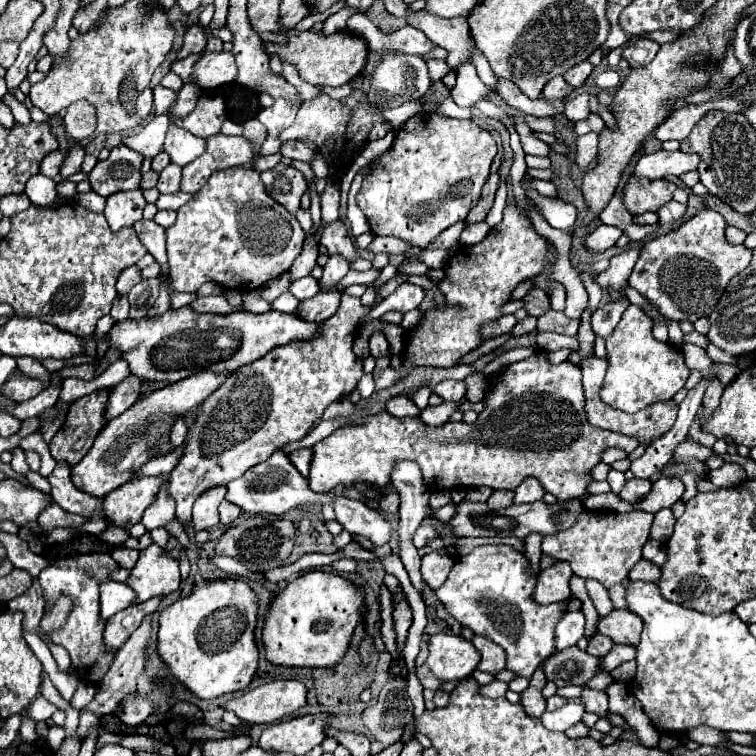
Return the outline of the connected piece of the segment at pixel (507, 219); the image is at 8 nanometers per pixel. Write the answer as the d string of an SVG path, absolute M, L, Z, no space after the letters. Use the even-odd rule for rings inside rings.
M528 200L522 208L518 202L508 202L504 208L504 218L492 232L474 246L460 246L444 264L444 278L436 282L438 290L444 296L444 304L434 302L434 292L424 288L426 296L418 310L422 312L418 324L408 330L406 346L402 352L402 370L394 370L388 366L384 372L374 374L374 394L380 390L404 380L418 366L434 366L434 368L452 368L460 364L462 356L476 350L482 338L482 326L486 322L498 320L502 316L500 308L512 298L512 290L534 276L538 276L548 266L548 240L536 232L530 222L528 210L538 206Z

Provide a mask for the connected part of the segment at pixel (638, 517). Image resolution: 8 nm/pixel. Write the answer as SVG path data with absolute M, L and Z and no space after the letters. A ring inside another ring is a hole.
M584 510L578 514L576 524L560 530L554 536L544 536L542 540L542 554L568 562L574 570L574 574L582 578L594 578L600 584L604 584L606 590L620 584L632 566L642 558L642 546L648 540L650 526L652 526L652 514L616 514L616 512L594 512Z

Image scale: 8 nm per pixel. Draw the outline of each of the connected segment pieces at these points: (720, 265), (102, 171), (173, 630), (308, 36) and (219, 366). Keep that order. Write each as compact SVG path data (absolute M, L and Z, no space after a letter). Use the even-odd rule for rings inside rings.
M698 212L676 230L656 236L642 246L628 284L654 304L668 320L696 322L702 316L710 316L720 294L726 290L728 280L744 270L752 258L752 252L746 246L728 244L724 230L726 222L718 212Z
M116 146L106 160L98 160L88 180L96 194L110 196L120 190L140 188L142 156L126 146Z
M242 580L196 584L186 598L162 610L156 652L170 674L202 700L244 690L258 668L258 648L254 646L256 610L256 594Z
M302 30L292 34L286 44L268 42L262 40L262 48L268 56L278 56L282 62L288 62L296 66L298 76L304 82L316 84L316 86L344 86L352 78L356 78L368 58L368 42L352 32L352 30L340 30L330 36L326 36L322 30Z
M168 310L160 318L122 320L106 334L112 346L122 350L122 358L128 360L130 372L140 380L166 380L178 382L192 374L210 370L214 374L234 372L244 364L262 358L268 350L294 342L314 338L318 324L306 322L294 314L284 312L232 312L232 314L198 314L188 310Z

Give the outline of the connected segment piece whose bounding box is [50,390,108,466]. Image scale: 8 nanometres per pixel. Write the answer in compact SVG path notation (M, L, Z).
M96 390L70 404L64 426L50 442L50 454L56 462L74 466L92 448L98 432L104 428L104 410L108 390Z

